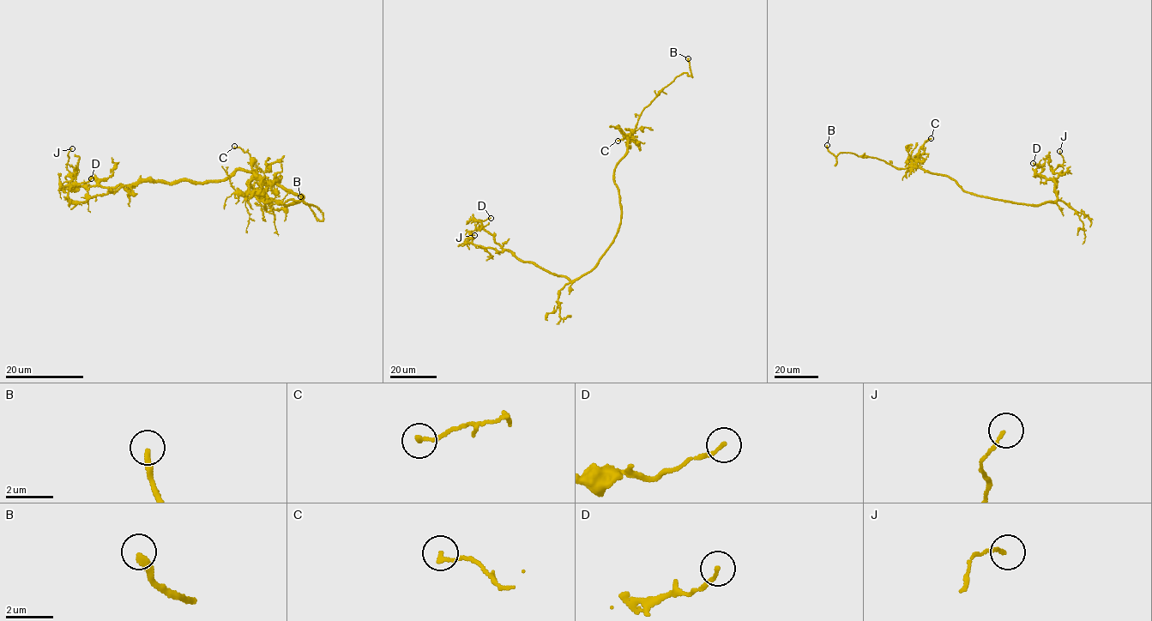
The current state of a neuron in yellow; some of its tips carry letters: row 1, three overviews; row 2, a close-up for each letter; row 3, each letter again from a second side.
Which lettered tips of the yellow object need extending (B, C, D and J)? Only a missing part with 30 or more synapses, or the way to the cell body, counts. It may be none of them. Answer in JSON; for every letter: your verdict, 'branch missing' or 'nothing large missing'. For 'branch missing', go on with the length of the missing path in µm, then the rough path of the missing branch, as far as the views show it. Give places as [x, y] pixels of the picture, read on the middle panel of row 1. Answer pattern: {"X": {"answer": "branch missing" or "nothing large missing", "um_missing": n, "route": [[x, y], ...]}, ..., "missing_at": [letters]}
{"B": {"answer": "branch missing", "um_missing": 40, "route": [[688, 58], [672, 47], [660, 19]]}, "C": {"answer": "nothing large missing"}, "D": {"answer": "nothing large missing"}, "J": {"answer": "nothing large missing"}, "missing_at": ["B"]}

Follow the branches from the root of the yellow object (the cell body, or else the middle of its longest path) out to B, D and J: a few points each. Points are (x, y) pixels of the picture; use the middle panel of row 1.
B: (618, 226), (617, 163), (626, 152), (643, 109), (677, 76), (686, 73), (692, 76), (688, 58)
D: (618, 226), (613, 243), (599, 262), (572, 281), (518, 260), (503, 249), (473, 219), (491, 218)
J: (618, 226), (599, 262), (572, 281), (518, 260), (509, 250), (474, 244), (471, 237), (467, 241), (474, 235)

